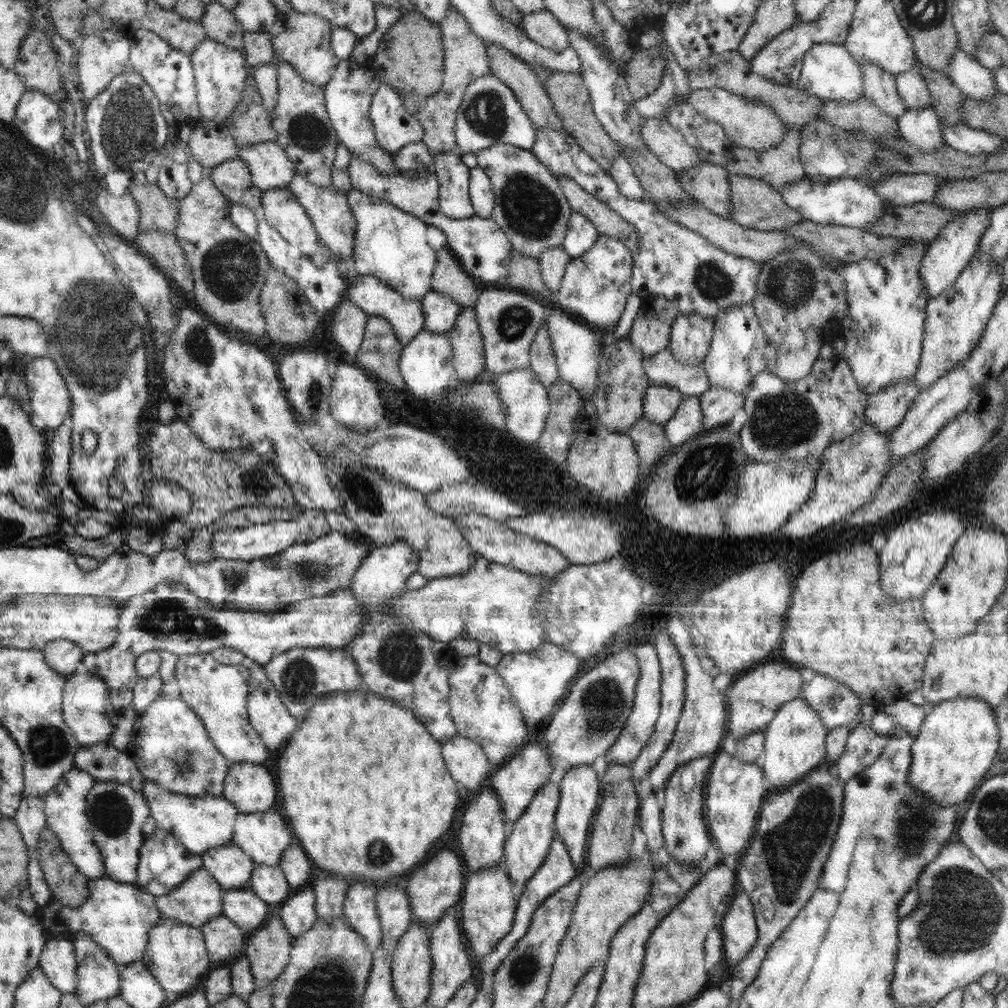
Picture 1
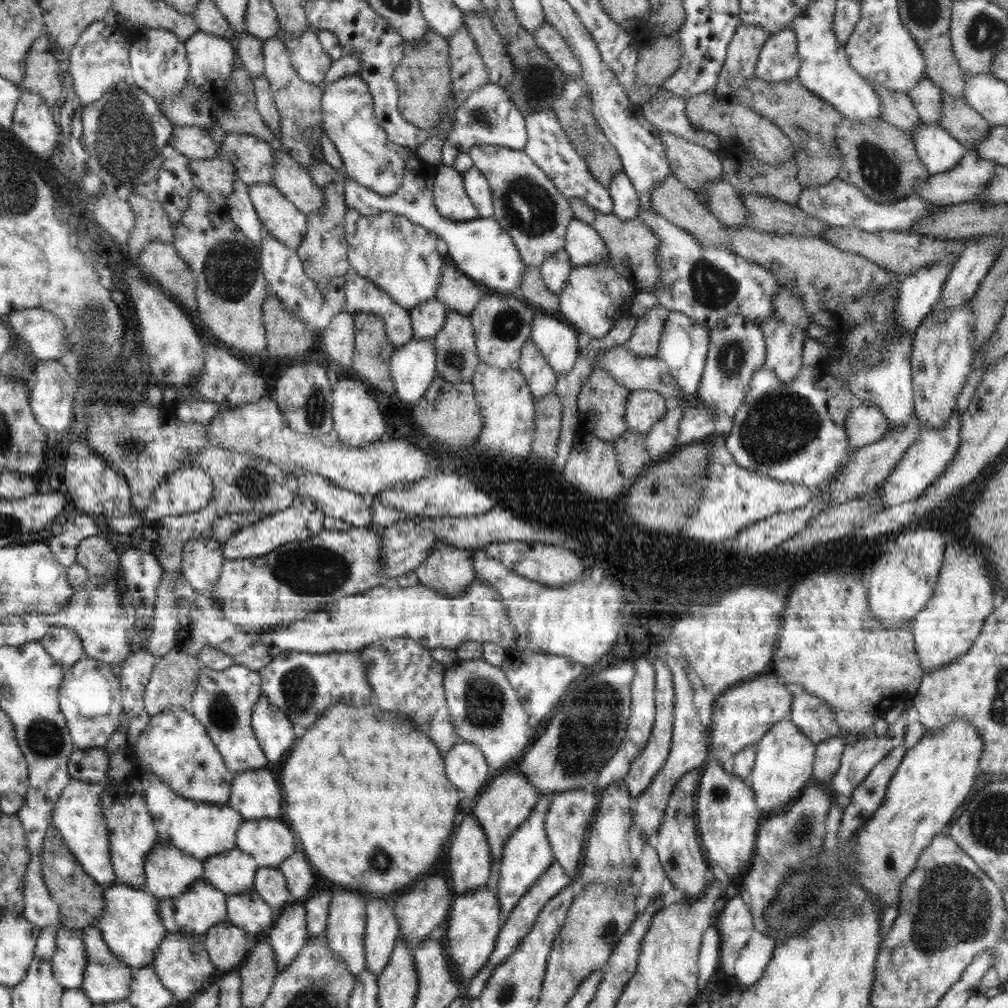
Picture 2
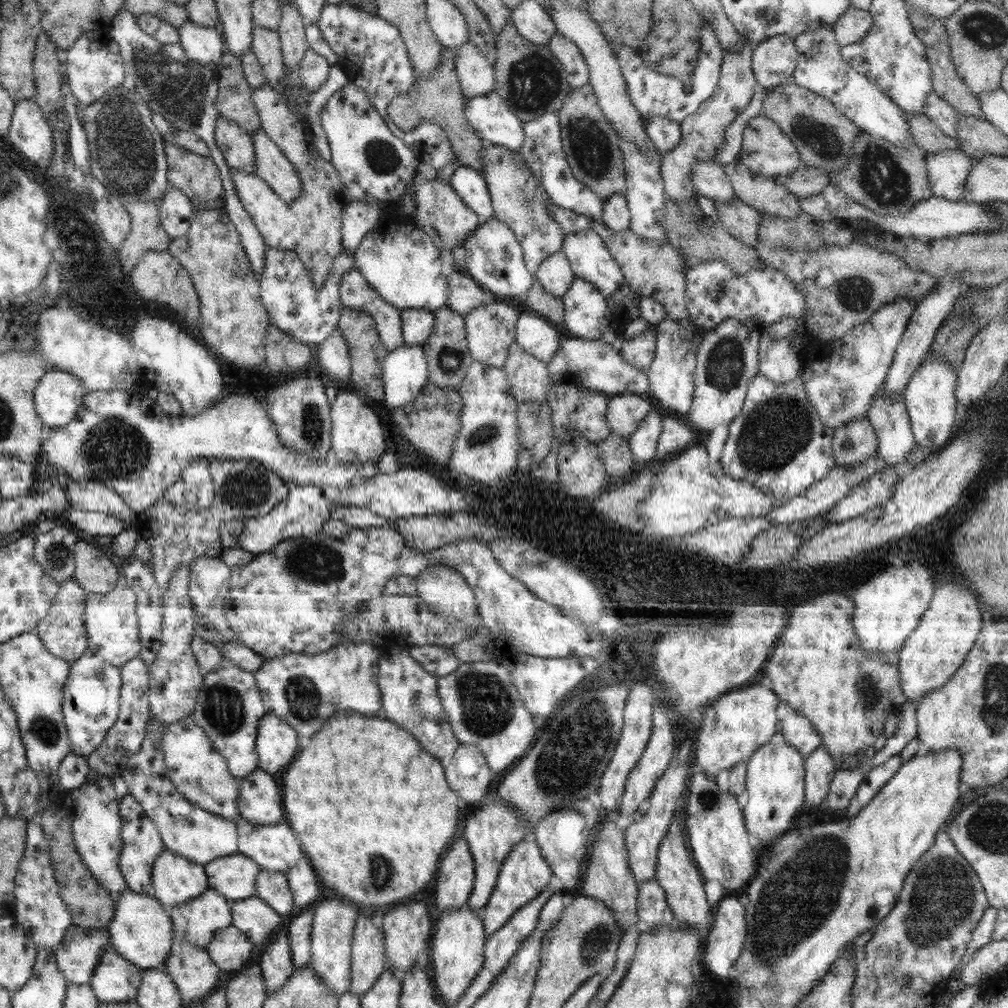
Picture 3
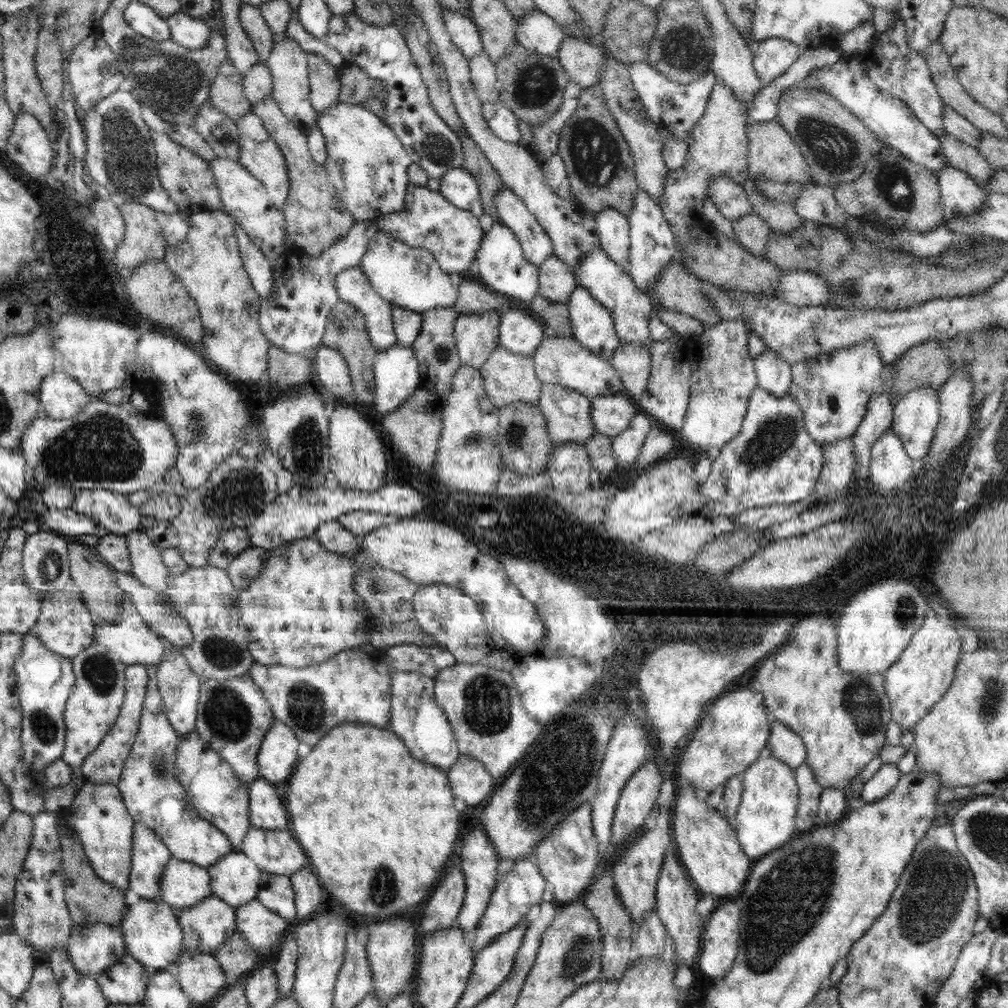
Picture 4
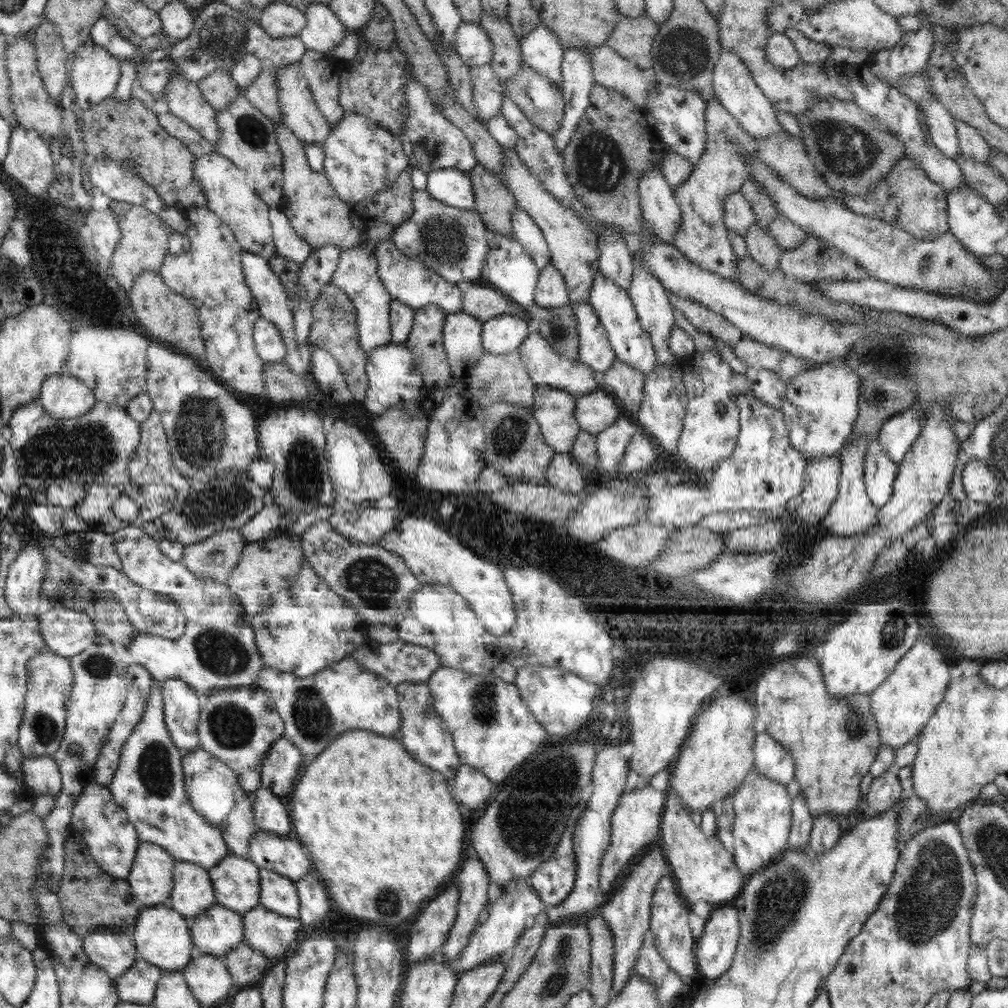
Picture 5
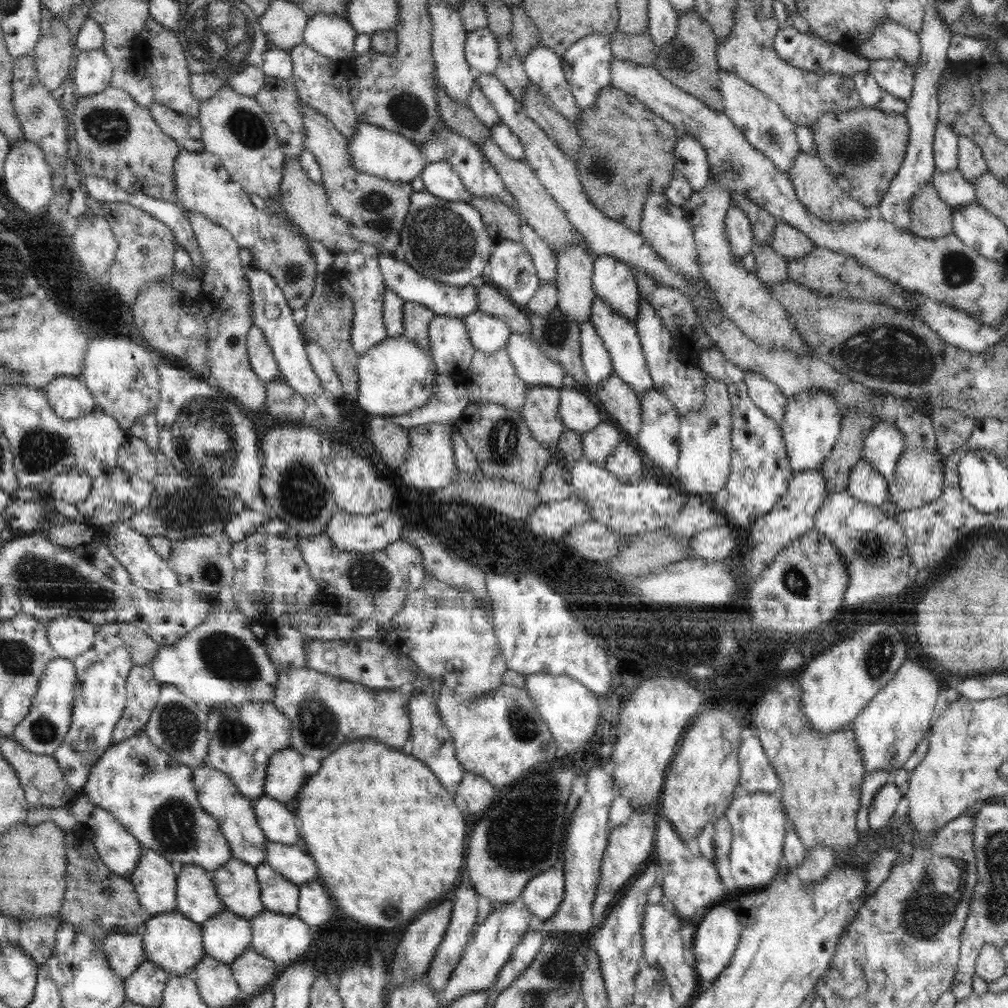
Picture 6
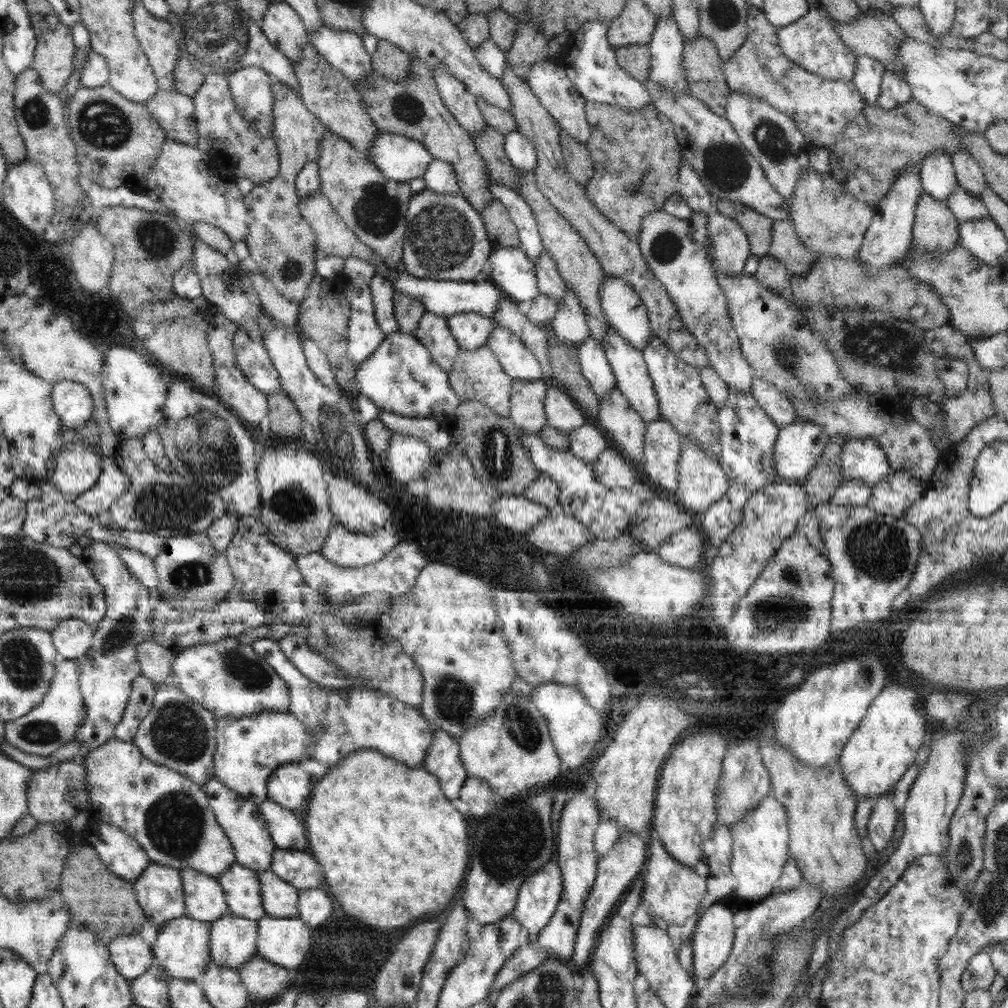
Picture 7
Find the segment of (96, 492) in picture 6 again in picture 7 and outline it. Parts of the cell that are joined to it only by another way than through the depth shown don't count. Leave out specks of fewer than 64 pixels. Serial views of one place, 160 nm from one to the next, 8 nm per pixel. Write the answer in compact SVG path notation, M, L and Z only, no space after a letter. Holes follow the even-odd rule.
M103 457L101 469L95 485L74 500L78 508L94 518L100 516L102 512L109 512L110 505L133 487L127 474L115 463L114 457Z

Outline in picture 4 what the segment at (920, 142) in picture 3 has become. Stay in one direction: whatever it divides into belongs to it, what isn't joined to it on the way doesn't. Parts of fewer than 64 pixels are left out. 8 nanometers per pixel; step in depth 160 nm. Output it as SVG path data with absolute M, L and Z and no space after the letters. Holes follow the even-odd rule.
M938 135L947 164L967 172L983 189L995 171L976 147L960 142L951 135Z

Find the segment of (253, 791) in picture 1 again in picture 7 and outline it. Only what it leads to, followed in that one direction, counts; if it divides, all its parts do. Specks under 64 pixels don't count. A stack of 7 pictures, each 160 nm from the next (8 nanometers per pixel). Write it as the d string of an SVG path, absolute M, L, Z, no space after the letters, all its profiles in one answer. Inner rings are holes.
M270 798L258 804L258 808L276 847L294 852L308 849L305 826L290 809L276 804Z

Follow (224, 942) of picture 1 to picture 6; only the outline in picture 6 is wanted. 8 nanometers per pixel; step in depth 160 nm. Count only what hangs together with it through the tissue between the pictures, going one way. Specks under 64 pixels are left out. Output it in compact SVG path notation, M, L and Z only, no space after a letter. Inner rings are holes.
M248 948L234 962L231 962L229 967L239 989L249 997L270 988L277 975L286 966L276 964L254 949Z

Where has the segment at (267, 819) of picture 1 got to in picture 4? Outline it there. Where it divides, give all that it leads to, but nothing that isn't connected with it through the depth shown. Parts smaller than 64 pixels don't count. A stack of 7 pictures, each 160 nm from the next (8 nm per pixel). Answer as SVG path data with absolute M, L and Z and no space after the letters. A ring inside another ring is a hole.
M251 826L237 851L251 858L262 873L289 877L306 864L306 855L288 828L266 830Z

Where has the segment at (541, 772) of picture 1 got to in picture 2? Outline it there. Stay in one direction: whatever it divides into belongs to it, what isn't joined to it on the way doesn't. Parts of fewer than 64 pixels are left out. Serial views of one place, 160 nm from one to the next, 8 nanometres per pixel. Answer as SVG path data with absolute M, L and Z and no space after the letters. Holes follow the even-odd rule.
M519 769L501 770L498 776L494 777L485 788L486 790L483 790L476 800L472 814L477 818L482 831L486 834L493 858L493 870L496 871L501 861L505 842L512 837L512 833L516 832L523 822L528 820L540 796L536 787Z

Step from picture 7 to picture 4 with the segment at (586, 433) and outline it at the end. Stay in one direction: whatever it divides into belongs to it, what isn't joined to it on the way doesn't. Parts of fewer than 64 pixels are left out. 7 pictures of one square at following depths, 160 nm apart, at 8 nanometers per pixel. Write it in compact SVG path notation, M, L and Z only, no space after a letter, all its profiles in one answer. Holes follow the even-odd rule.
M636 412L628 428L612 438L612 452L617 465L622 468L627 464L634 465L643 447L644 439L655 422L645 413Z

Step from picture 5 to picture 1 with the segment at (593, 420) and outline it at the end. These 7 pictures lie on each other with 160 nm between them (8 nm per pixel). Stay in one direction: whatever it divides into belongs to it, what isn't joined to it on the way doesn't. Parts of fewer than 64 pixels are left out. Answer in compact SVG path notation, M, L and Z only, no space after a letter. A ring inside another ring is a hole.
M650 384L644 393L642 417L665 425L683 400L682 393L677 388Z

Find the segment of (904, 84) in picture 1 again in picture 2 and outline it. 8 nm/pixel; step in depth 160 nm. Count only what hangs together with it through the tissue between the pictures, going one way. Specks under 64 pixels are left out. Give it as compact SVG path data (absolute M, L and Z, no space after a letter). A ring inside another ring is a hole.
M922 76L920 81L907 93L914 109L920 115L922 123L940 123L942 94L941 89L934 85L926 76Z

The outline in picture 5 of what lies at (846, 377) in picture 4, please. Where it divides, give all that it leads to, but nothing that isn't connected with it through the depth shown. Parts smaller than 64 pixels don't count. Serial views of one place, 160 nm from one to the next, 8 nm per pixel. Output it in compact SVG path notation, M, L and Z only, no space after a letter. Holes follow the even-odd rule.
M843 361L828 362L801 370L787 383L784 402L781 406L783 419L789 432L791 445L808 460L816 456L832 456L840 452L845 440L852 434L858 416L858 396L862 380Z

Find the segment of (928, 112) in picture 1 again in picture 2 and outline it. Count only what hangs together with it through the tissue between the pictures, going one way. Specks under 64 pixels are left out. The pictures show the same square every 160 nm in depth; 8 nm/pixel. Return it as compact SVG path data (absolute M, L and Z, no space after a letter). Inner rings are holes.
M920 122L911 139L920 162L931 175L952 170L967 151L938 123Z

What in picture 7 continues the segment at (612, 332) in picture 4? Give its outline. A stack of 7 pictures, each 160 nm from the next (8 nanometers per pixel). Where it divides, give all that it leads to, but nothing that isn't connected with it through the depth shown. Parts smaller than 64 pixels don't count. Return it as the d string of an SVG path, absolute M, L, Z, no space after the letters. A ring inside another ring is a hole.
M592 336L580 342L578 362L584 378L589 381L591 389L598 398L617 388L611 364L605 355L605 349Z

